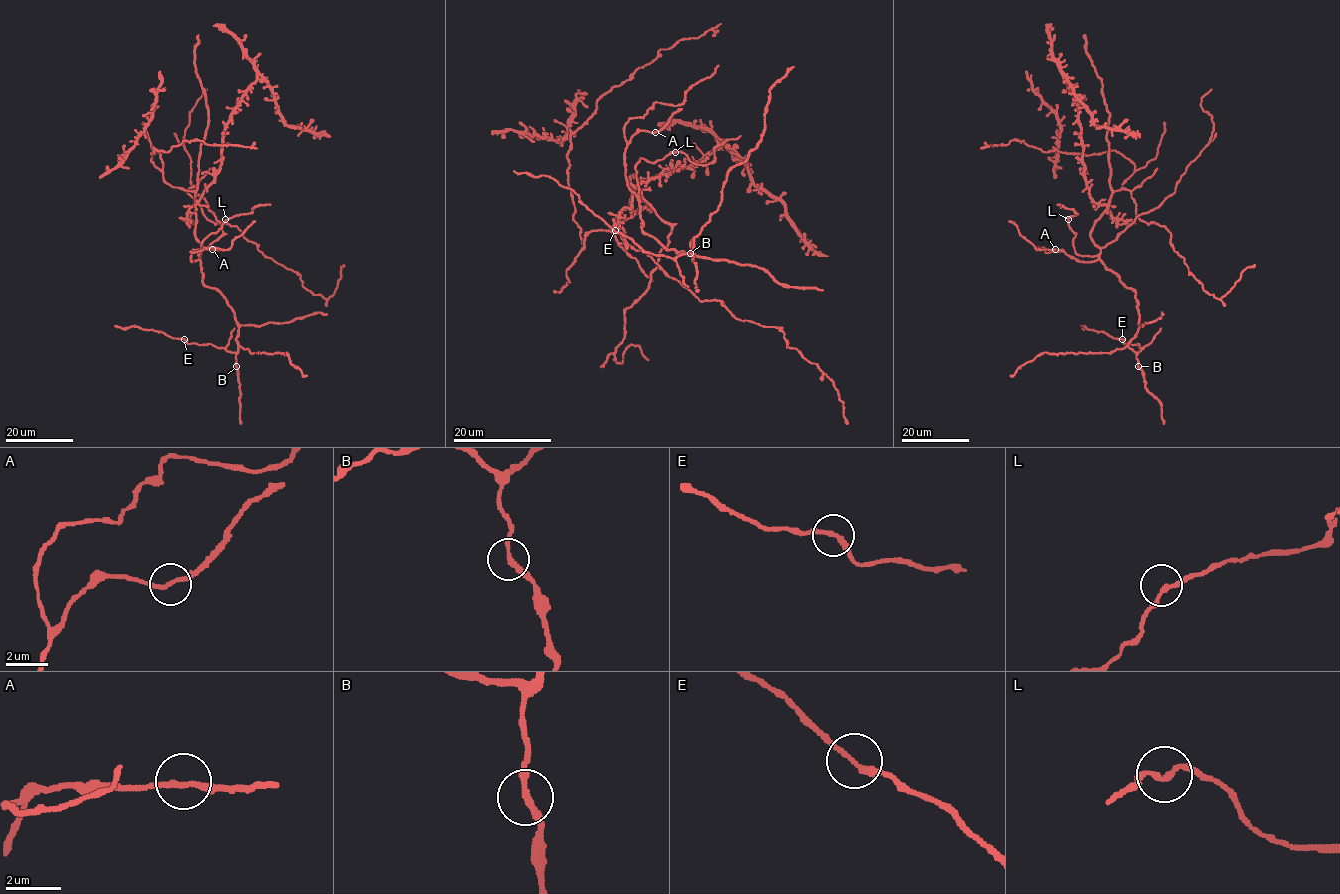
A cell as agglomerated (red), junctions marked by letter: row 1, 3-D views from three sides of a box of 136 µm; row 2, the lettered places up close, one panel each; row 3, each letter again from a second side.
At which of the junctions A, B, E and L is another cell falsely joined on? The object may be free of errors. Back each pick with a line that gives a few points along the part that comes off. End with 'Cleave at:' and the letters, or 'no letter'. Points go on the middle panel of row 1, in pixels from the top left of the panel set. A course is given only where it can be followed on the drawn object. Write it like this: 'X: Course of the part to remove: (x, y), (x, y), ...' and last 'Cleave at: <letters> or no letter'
Cleave at: no letter

